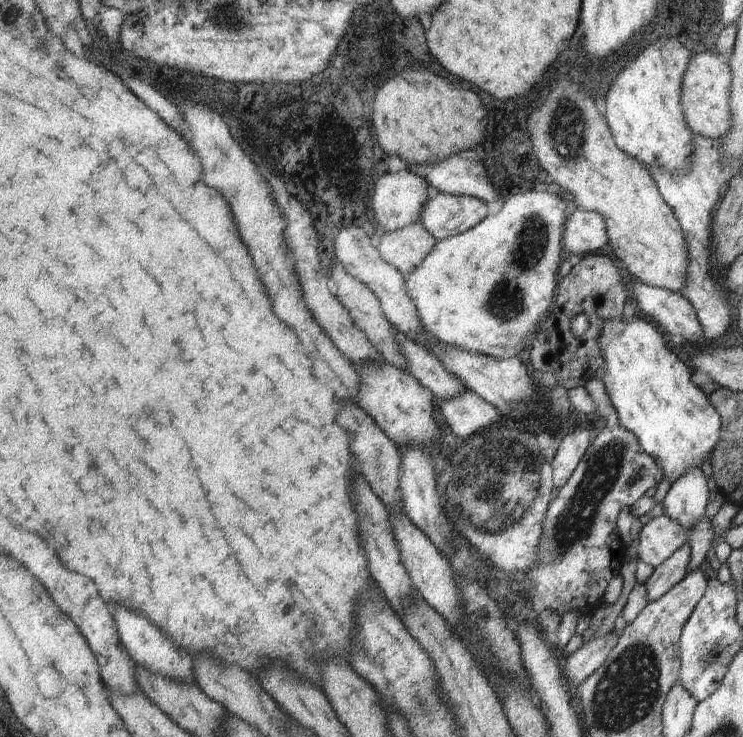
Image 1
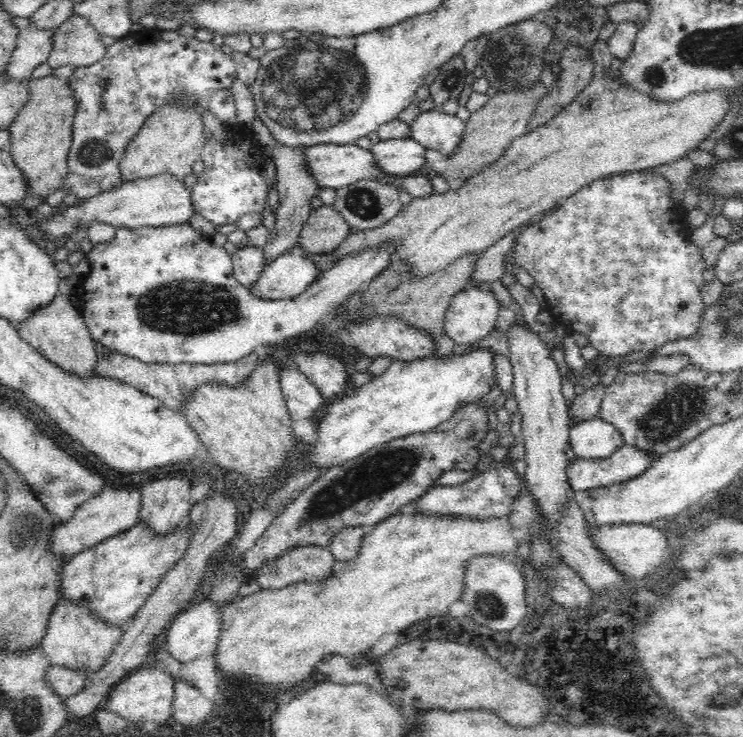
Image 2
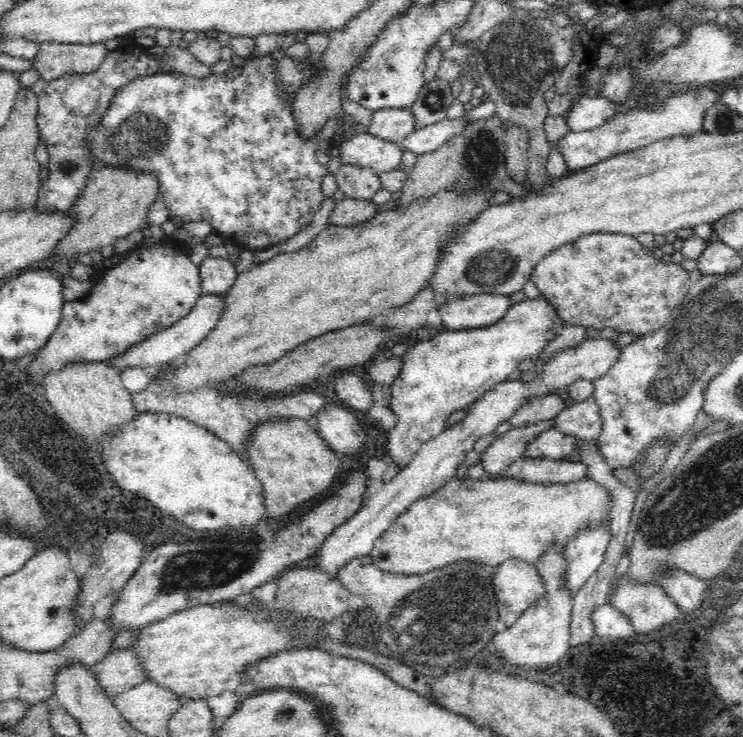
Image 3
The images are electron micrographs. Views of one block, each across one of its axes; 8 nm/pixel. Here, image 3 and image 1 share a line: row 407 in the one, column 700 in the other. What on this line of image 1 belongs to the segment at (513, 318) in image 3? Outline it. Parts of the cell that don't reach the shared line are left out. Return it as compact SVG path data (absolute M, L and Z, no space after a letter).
M639 316L633 320L615 318L613 322L605 324L599 338L599 346L605 360L605 376L602 382L617 413L619 425L632 431L643 450L657 458L657 462L661 462L663 478L673 482L683 472L699 467L700 462L707 460L719 440L719 416L708 401L707 395L691 383L690 370L673 352L665 350L663 340L653 330L653 326L645 320L639 320Z

